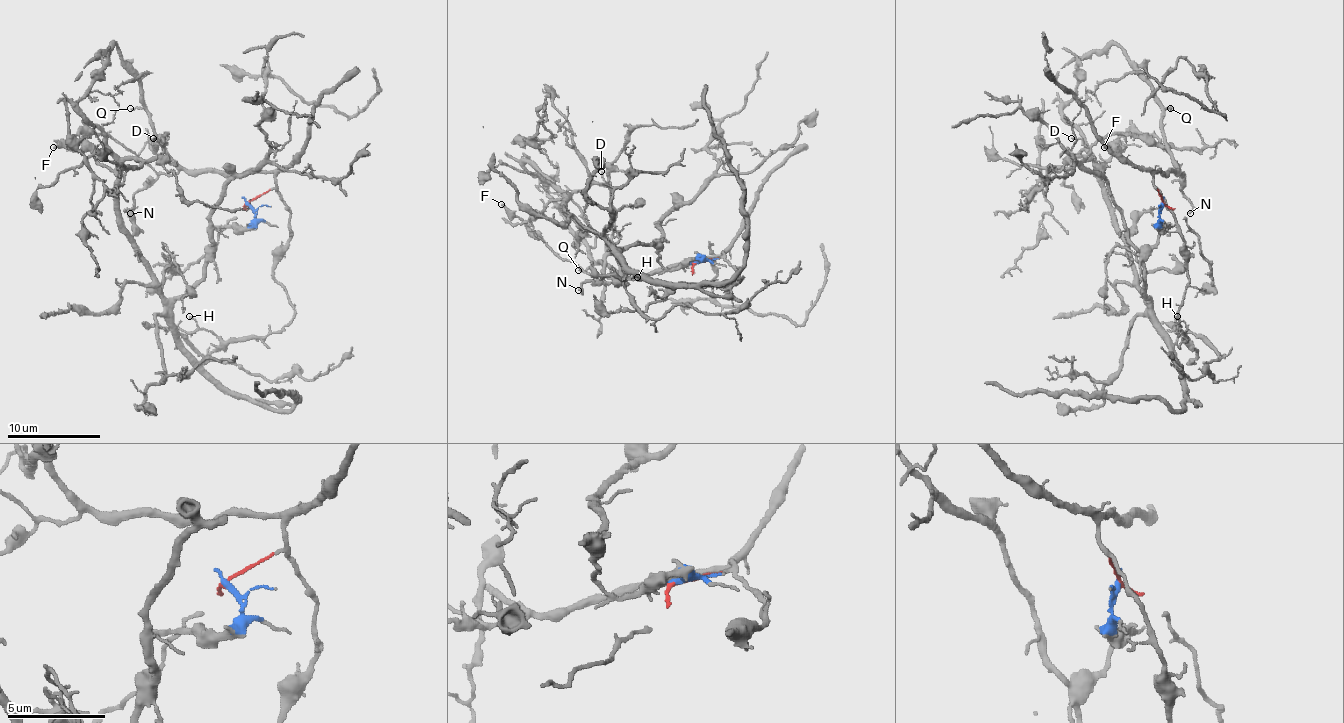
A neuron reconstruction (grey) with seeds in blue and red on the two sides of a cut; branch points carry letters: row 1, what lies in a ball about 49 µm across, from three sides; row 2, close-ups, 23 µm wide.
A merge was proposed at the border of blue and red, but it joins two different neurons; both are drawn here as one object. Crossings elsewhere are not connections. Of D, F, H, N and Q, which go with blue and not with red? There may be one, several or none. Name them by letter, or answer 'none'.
D

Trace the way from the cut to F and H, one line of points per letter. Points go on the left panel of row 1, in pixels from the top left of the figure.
F: (246, 203), (276, 185), (274, 175), (246, 171), (155, 173), (109, 136), (74, 133), (53, 147)
H: (246, 203), (274, 189), (290, 212), (288, 250), (274, 278), (295, 317), (271, 333), (227, 340), (190, 317)

